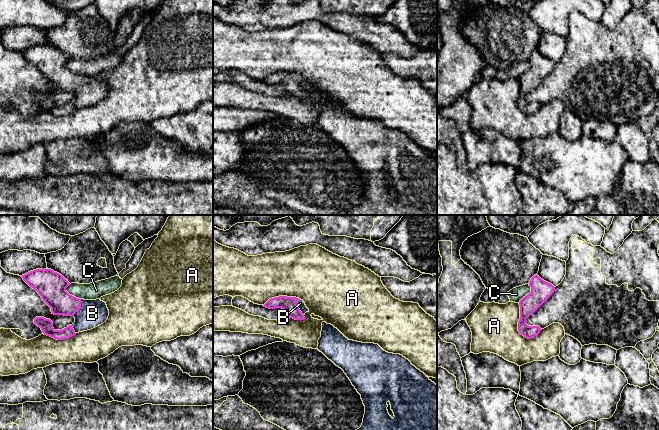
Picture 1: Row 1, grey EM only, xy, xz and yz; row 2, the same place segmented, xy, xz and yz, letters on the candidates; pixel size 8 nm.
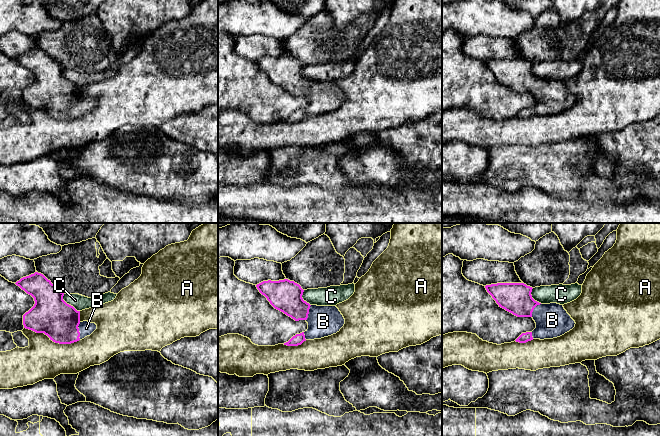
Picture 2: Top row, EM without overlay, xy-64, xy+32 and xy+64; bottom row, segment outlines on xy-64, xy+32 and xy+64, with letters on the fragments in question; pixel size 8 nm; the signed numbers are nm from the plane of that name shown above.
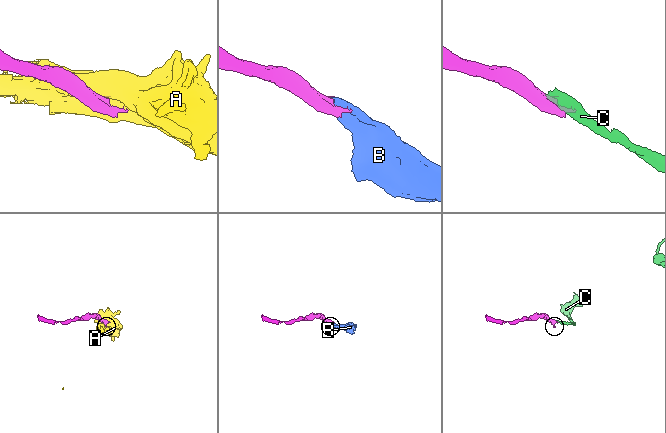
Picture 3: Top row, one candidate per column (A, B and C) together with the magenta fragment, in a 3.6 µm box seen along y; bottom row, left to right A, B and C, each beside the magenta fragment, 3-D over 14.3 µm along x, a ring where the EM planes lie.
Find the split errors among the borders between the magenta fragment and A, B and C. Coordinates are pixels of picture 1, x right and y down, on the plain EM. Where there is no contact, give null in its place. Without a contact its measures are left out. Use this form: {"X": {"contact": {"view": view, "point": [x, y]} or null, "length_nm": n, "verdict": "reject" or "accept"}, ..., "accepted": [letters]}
{"A": {"contact": {"view": "yz", "point": [518, 101]}, "length_nm": 320, "verdict": "reject"}, "B": {"contact": {"view": "xy", "point": [80, 83]}, "length_nm": 150, "verdict": "accept"}, "C": {"contact": {"view": "xy", "point": [69, 70]}, "length_nm": 160, "verdict": "reject"}, "accepted": ["B"]}

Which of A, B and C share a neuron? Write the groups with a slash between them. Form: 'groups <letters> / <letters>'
groups A / B / C

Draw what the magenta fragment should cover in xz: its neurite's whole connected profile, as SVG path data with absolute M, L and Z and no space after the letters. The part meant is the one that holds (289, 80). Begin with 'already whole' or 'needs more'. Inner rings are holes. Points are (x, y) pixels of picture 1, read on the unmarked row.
needs more | M279 72L269 75L264 81L269 85L282 84L288 93L295 96L304 96L304 91L309 88L303 76L296 73Z

